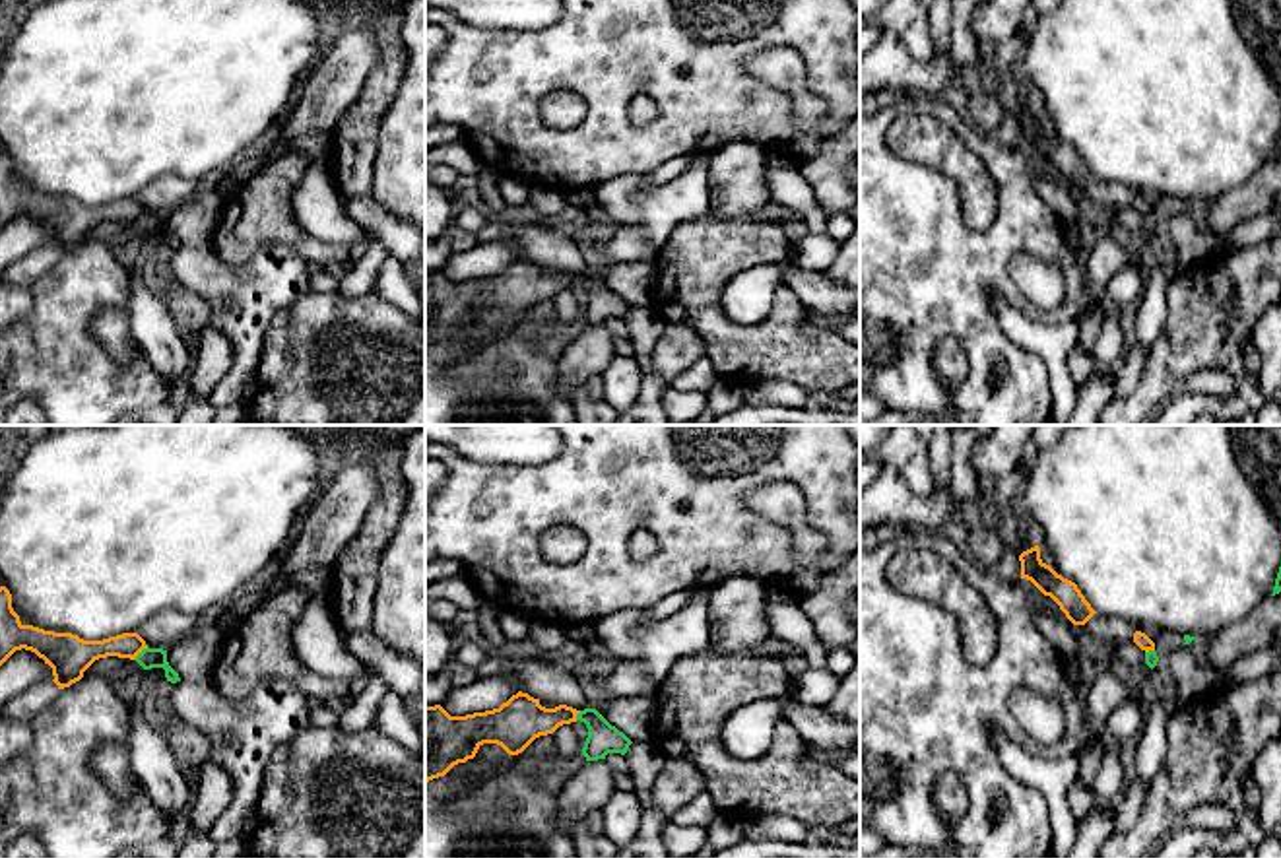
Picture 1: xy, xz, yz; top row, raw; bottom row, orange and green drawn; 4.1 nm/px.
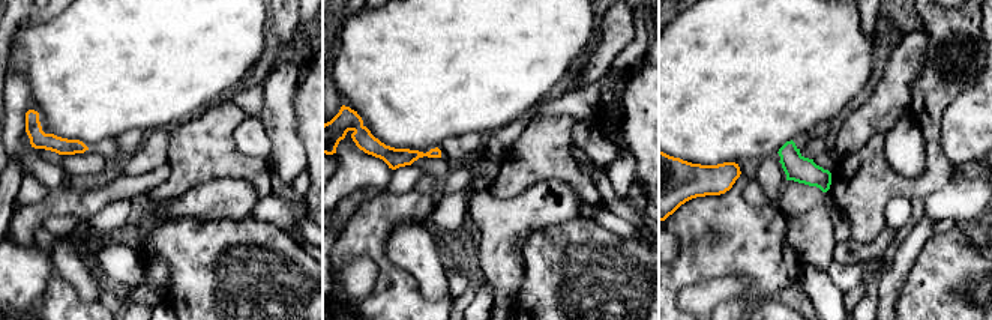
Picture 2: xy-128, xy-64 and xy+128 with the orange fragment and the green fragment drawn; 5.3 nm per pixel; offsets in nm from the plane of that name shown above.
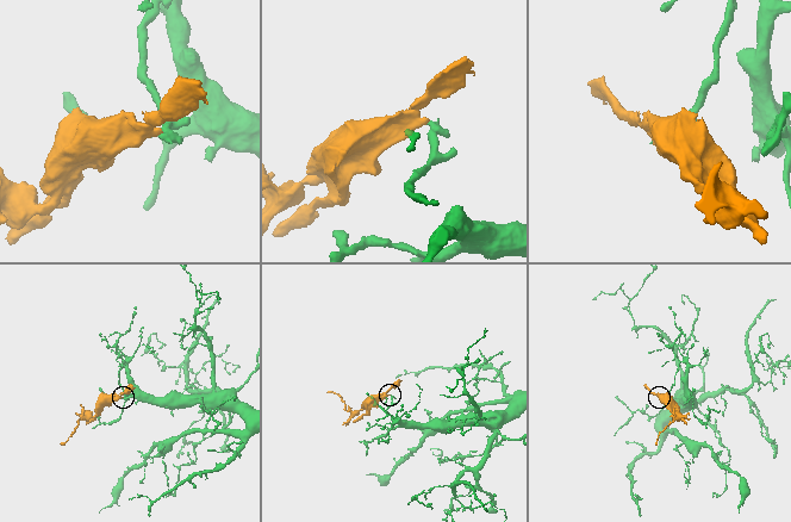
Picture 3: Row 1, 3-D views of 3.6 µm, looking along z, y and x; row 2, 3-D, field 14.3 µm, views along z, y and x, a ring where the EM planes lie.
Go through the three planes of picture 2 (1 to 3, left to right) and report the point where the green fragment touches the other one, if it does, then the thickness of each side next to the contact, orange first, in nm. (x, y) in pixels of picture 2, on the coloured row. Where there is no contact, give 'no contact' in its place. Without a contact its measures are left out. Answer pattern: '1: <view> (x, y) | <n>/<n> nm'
1: no contact
2: no contact
3: no contact

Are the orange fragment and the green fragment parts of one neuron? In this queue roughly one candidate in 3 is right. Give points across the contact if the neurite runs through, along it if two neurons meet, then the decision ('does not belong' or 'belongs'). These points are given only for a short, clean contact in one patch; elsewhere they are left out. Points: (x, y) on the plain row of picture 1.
border along xy (148, 212), (134, 224); does not belong

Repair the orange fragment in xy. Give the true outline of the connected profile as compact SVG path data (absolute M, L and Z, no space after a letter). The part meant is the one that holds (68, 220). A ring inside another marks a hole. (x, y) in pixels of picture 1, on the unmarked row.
M0 151L0 231L21 214L43 223L52 233L52 247L58 254L64 254L80 247L95 225L107 221L136 225L148 210L138 198L83 206L72 198L54 198L23 190L12 173L10 155Z

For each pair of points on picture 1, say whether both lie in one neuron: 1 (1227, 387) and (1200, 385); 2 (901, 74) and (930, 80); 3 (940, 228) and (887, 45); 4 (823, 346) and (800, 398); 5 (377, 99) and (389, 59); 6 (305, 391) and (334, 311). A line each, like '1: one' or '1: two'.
1: one
2: one
3: two
4: two
5: one
6: one

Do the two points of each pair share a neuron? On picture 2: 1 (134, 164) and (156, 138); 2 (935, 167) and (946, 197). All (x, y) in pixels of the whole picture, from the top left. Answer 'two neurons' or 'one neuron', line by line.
1: one neuron
2: two neurons

